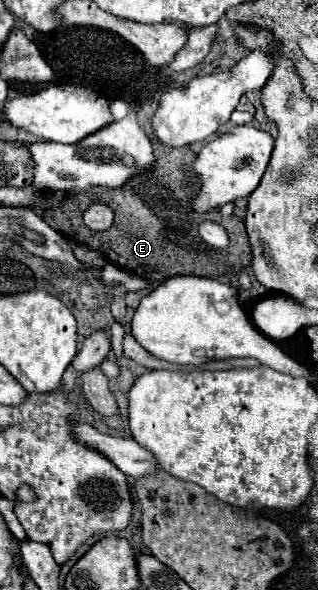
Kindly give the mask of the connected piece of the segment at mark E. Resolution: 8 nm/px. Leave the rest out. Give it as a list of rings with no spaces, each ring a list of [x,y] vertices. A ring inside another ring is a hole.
[[[153,142],[155,150],[155,164],[141,172],[141,176],[133,176],[123,188],[109,190],[109,188],[89,188],[81,192],[81,198],[67,198],[67,192],[51,192],[45,190],[41,204],[33,204],[33,212],[39,214],[53,230],[57,230],[67,240],[71,238],[77,244],[91,246],[93,250],[101,252],[107,262],[115,264],[117,268],[135,274],[139,278],[147,278],[159,282],[169,276],[177,274],[193,274],[193,276],[207,276],[215,278],[219,274],[237,272],[245,268],[251,260],[249,240],[245,238],[245,226],[237,216],[223,218],[219,210],[211,210],[207,214],[195,214],[189,208],[189,194],[183,190],[181,168],[195,160],[195,154],[189,146],[185,148],[169,148],[163,144]],[[101,200],[111,206],[115,214],[113,228],[105,232],[83,230],[83,210],[89,202]],[[203,220],[211,220],[221,224],[229,232],[229,246],[227,250],[217,250],[203,242],[197,228]],[[247,248],[247,256],[245,256]]]

